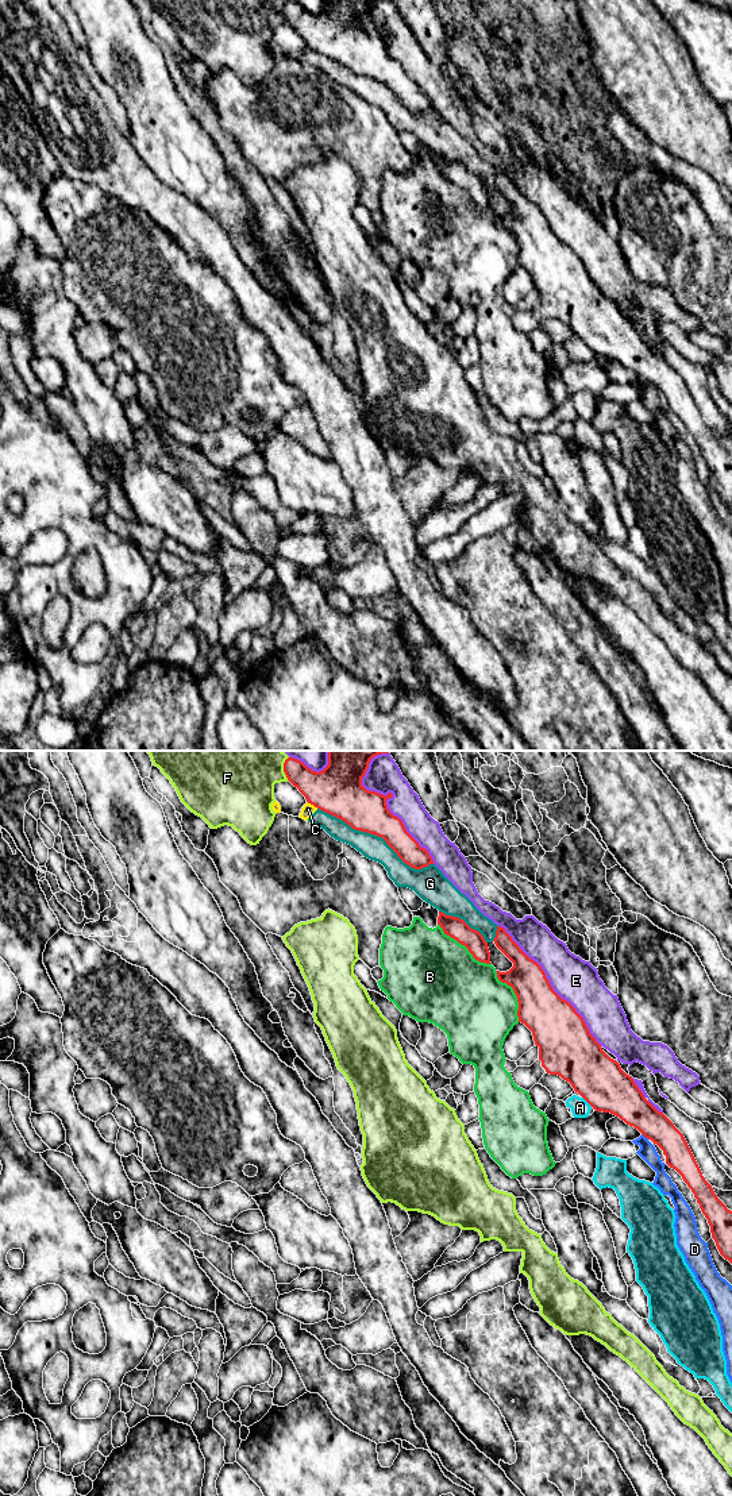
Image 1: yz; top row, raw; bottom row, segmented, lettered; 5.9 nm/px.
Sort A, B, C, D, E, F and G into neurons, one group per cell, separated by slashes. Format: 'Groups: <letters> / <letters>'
Groups: A C G / B / D / E / F

